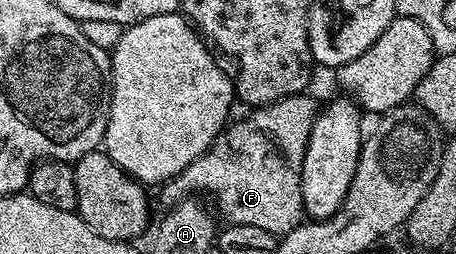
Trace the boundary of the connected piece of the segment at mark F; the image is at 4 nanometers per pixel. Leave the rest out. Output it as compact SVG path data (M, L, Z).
M296 93L294 97L254 108L250 113L253 114L242 121L234 120L195 163L160 186L165 207L176 205L179 199L201 195L197 193L210 193L217 204L216 212L221 212L228 224L263 227L263 231L278 235L289 233L301 224L301 168L319 105L317 109L309 95Z

